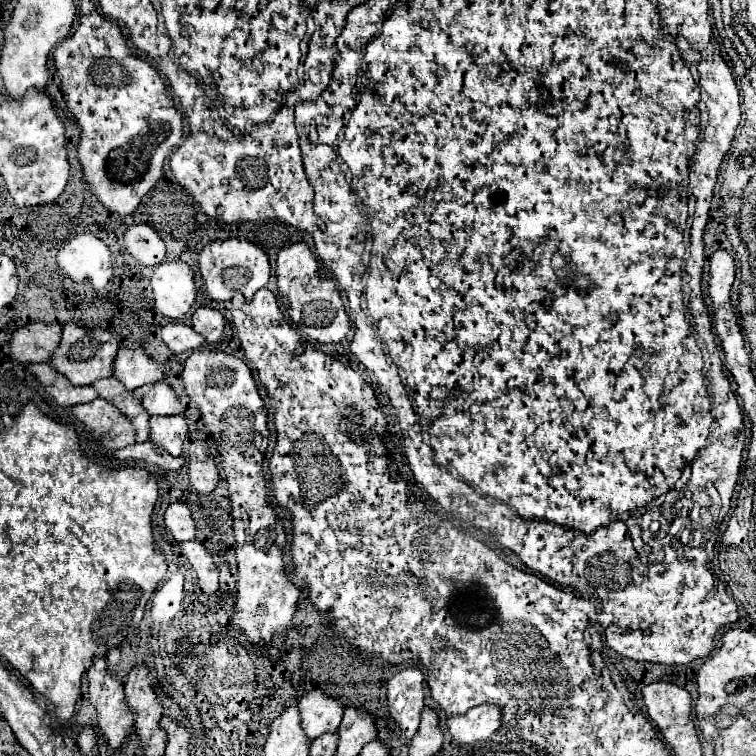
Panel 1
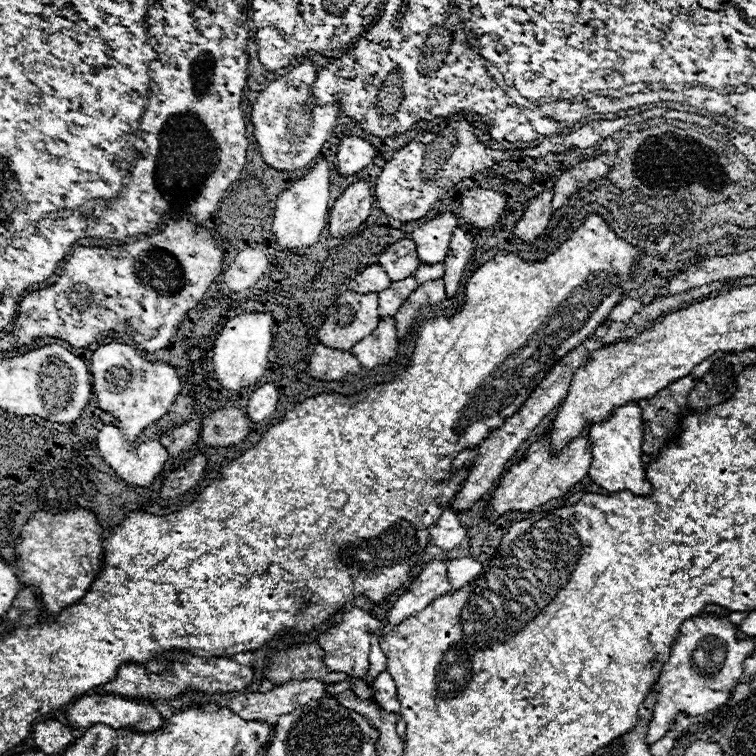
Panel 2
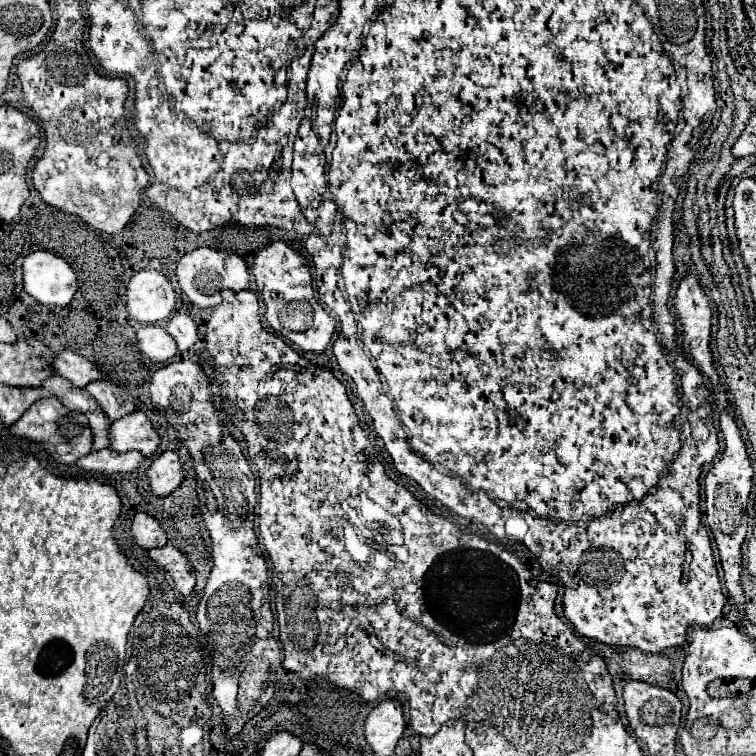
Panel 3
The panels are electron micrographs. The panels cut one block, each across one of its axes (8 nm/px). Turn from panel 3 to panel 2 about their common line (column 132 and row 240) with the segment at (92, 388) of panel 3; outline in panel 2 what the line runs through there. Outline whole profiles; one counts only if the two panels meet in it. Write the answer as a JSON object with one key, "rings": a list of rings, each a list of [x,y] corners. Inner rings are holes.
{"rings":[[[402,238],[396,244],[388,246],[386,252],[380,256],[378,264],[384,268],[384,272],[390,276],[390,282],[404,280],[416,272],[418,268],[418,256],[416,256],[416,246],[410,238]]]}

